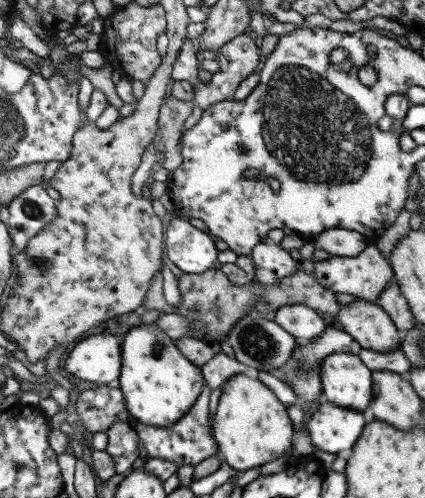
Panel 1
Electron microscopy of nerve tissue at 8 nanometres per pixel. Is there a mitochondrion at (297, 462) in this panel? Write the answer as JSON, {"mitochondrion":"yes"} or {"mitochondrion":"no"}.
{"mitochondrion":"no"}

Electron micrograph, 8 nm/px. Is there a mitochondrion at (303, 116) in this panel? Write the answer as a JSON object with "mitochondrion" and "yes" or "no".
{"mitochondrion":"yes"}

